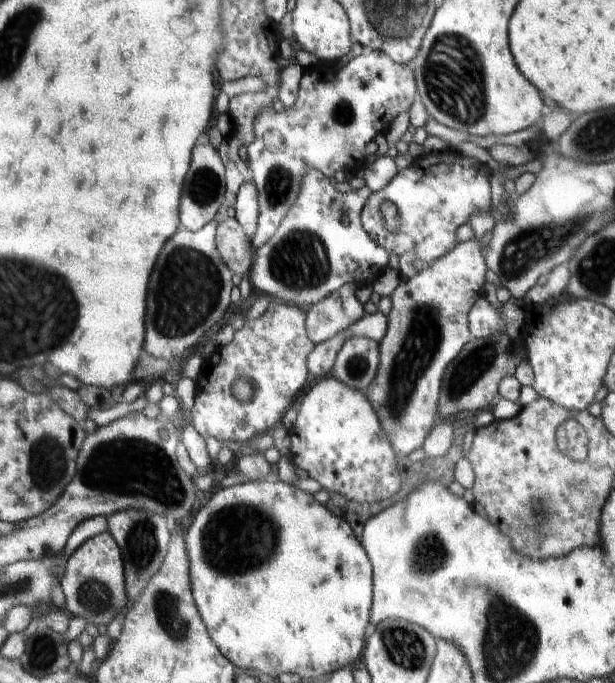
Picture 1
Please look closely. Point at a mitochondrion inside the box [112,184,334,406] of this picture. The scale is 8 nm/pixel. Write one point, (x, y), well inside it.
(188, 288)

